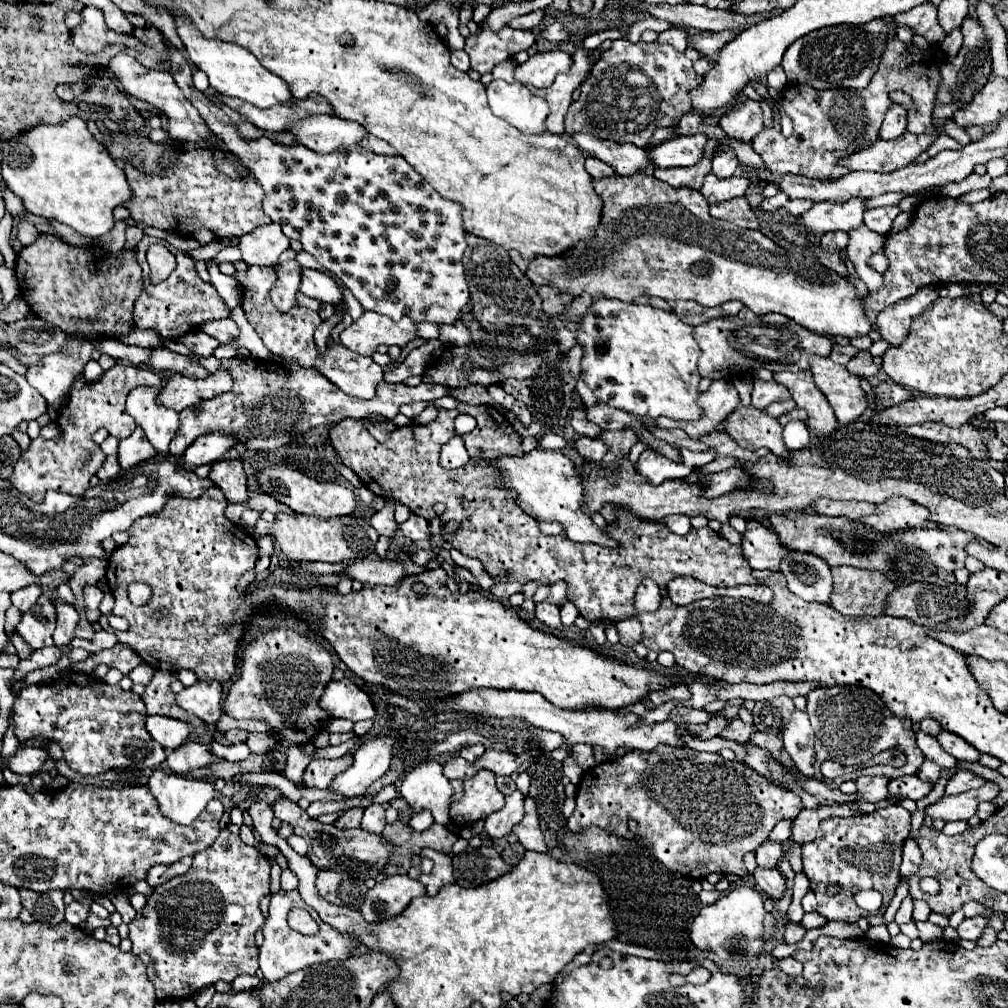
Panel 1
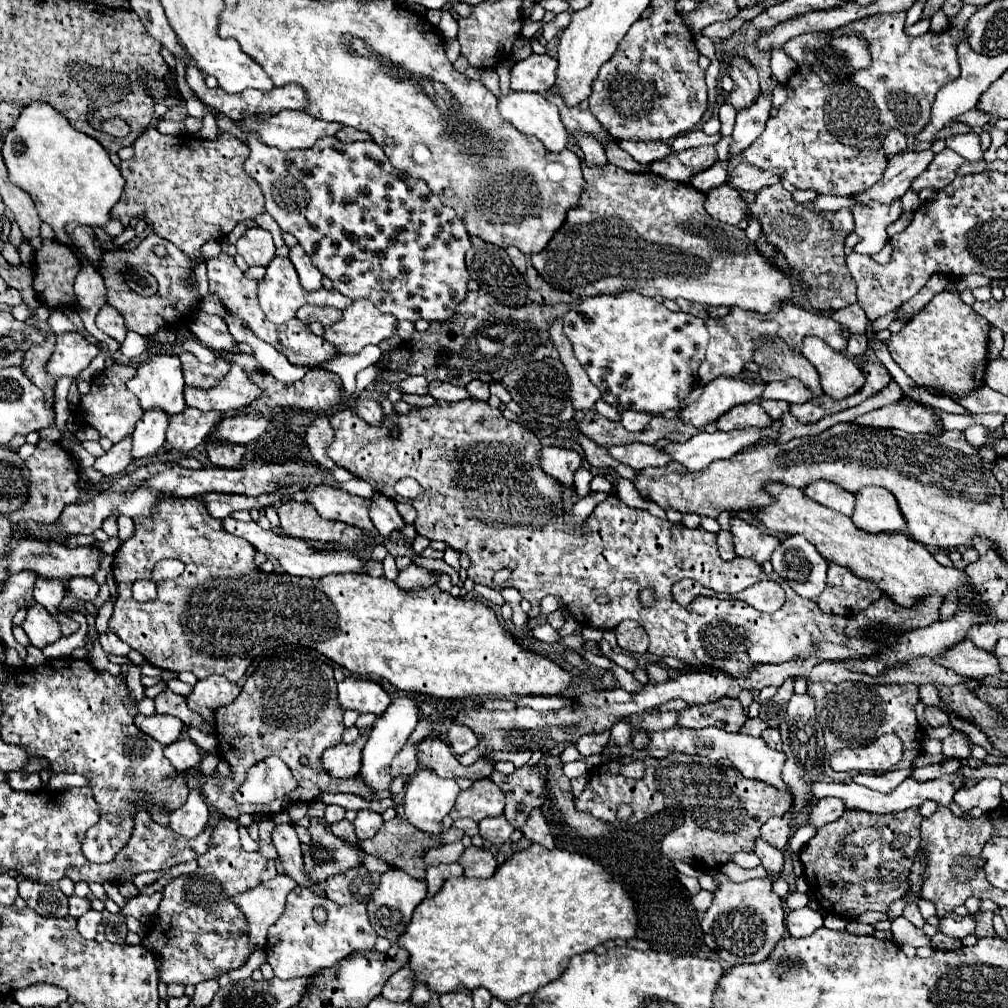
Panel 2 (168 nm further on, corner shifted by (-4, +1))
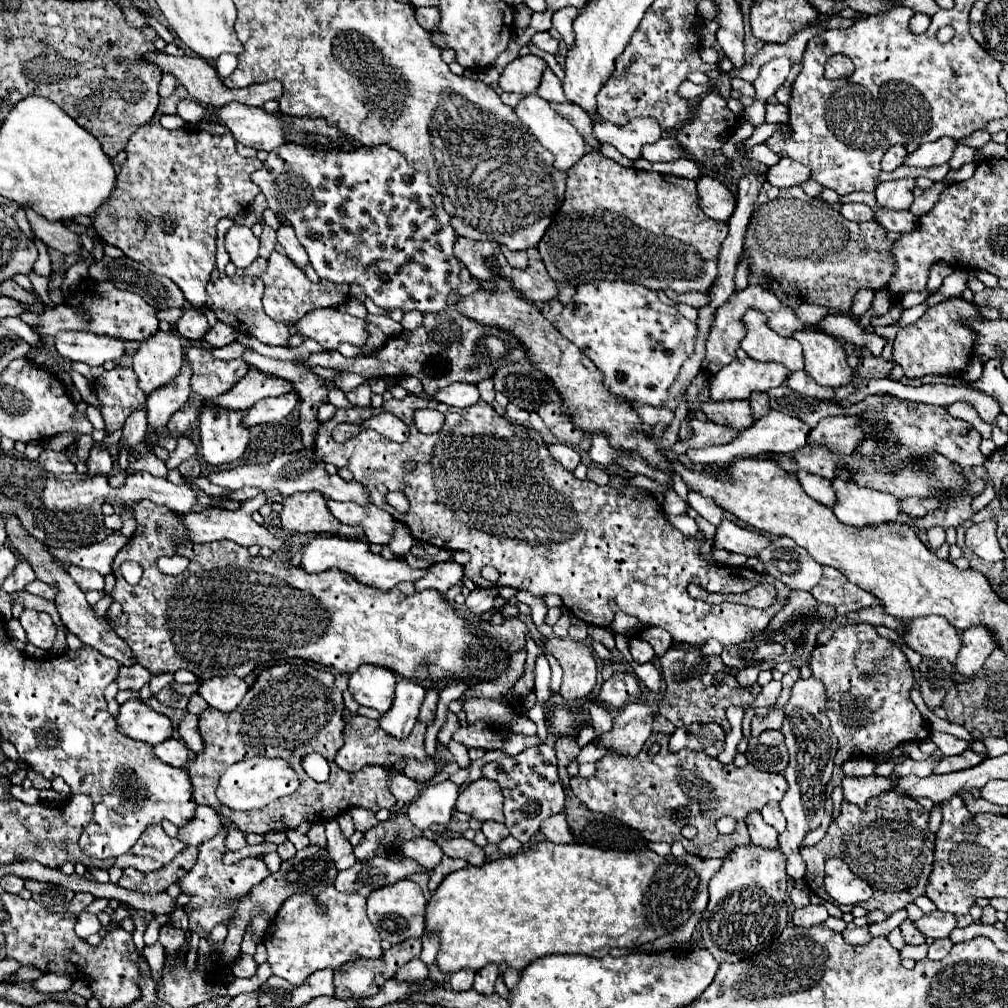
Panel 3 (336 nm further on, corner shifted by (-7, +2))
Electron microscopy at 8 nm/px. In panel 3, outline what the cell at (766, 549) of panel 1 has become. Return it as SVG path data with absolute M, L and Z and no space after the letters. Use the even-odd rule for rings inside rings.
M721 520L717 526L713 548L721 548L727 552L739 552L745 556L757 556L763 548L767 548L769 538L757 530L747 530L737 526L731 520Z

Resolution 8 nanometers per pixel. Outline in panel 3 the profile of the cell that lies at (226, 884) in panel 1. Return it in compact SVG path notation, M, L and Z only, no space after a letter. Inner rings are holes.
M223 826L223 830L219 834L211 840L207 840L205 844L201 844L197 864L193 866L193 870L187 876L183 876L179 880L181 892L191 896L191 902L187 904L189 926L193 932L199 932L201 936L207 936L211 932L211 928L219 922L229 924L231 914L233 914L231 902L243 898L251 888L257 886L269 874L269 870L261 858L245 858L231 866L223 864L221 856L225 852L225 839L228 832L228 827Z

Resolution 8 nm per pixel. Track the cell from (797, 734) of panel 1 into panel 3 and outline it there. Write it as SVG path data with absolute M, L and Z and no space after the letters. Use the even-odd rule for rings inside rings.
M807 678L799 680L793 690L791 698L785 706L785 722L781 728L785 736L785 744L789 748L789 766L785 770L785 780L789 790L781 800L781 812L787 818L787 828L779 834L779 848L787 856L787 874L793 880L801 880L805 876L805 862L799 854L799 846L805 834L813 828L821 826L823 820L823 806L825 806L825 788L833 774L833 760L837 752L835 736L829 726L829 718L825 714L825 688L821 680Z

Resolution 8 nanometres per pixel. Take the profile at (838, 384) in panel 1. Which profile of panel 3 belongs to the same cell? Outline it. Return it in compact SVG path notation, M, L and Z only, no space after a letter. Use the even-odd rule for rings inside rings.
M815 328L799 330L793 336L803 346L803 362L805 372L819 384L829 388L847 386L853 378L851 368L847 366L845 352L841 344Z

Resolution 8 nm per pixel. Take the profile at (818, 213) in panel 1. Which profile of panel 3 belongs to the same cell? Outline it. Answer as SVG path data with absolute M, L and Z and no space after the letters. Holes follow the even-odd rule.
M943 136L943 138L935 140L935 142L919 146L913 154L909 154L905 158L905 164L907 166L919 166L919 168L929 168L929 166L945 164L945 162L951 160L955 146L957 146L955 138Z

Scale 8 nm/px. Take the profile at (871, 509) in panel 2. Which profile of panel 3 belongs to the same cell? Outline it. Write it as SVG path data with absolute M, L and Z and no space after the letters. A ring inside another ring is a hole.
M839 466L831 482L837 498L833 504L833 512L843 524L871 526L881 522L893 522L899 518L901 512L895 496L873 488L863 488L853 480L847 480L851 476L851 470Z

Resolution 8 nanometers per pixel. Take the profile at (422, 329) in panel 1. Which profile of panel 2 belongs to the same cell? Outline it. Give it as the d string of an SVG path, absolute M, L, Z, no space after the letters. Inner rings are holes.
M408 320L398 322L398 335L403 342L409 342L412 340L413 334L415 333L414 323Z

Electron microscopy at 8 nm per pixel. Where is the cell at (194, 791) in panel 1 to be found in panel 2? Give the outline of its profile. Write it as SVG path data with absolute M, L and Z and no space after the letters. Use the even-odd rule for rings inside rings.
M194 787L188 793L188 799L182 807L168 811L170 817L170 827L182 835L182 837L196 837L198 833L202 833L202 829L208 823L208 805L206 799L202 795L202 789Z

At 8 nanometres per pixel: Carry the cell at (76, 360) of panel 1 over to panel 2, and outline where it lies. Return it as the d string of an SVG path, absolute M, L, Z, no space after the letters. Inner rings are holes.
M60 333L56 335L56 347L46 363L46 373L58 381L60 377L76 379L90 361L100 353L98 345L86 341L80 333Z

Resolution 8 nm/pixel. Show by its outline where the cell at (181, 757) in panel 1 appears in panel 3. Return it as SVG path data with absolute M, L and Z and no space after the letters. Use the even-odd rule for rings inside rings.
M167 738L165 742L161 742L161 744L153 746L153 748L155 748L155 756L161 762L169 764L169 766L183 768L187 764L187 760L189 760L187 746L181 740L177 740L177 738Z

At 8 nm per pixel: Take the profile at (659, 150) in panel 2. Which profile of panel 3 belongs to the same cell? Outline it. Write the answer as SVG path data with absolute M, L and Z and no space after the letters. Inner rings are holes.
M639 116L623 126L611 124L607 120L593 122L591 134L599 140L599 144L611 144L623 156L637 160L637 158L641 158L641 148L645 144L653 144L661 138L661 128L659 128L657 120Z

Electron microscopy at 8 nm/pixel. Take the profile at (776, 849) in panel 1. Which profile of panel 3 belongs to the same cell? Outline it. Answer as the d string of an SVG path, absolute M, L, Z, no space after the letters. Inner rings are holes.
M767 802L763 808L761 808L761 816L767 824L771 824L777 832L783 832L785 830L785 820L783 820L783 814L779 810L779 802Z

